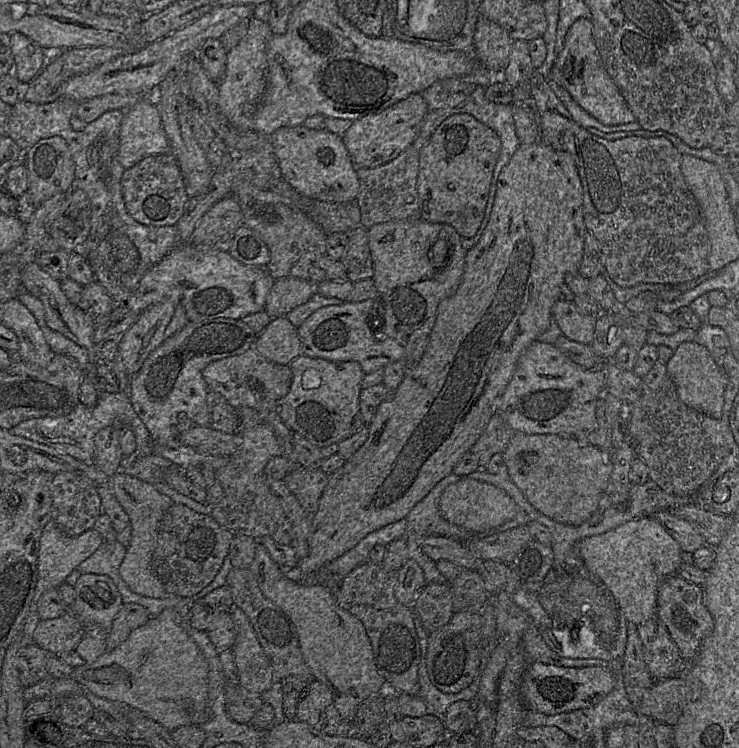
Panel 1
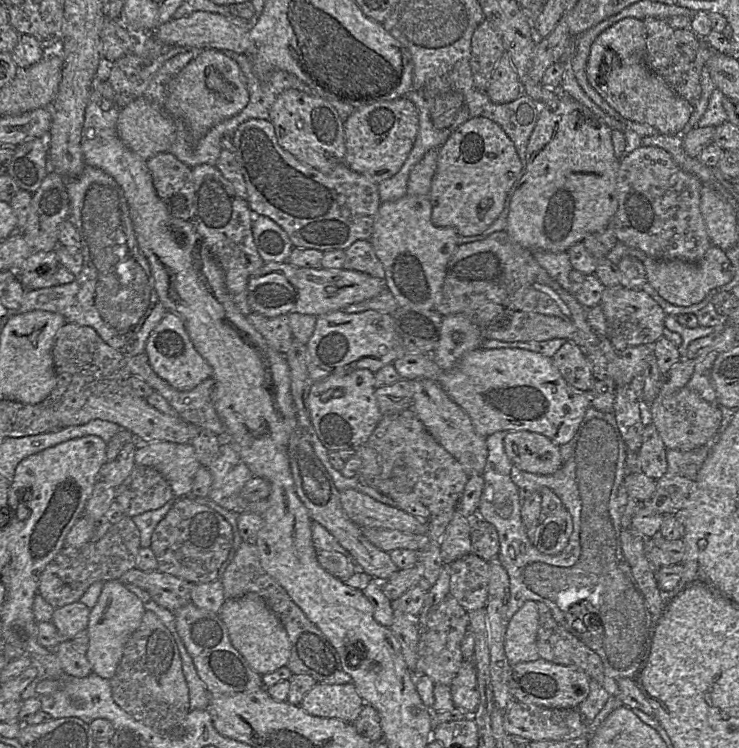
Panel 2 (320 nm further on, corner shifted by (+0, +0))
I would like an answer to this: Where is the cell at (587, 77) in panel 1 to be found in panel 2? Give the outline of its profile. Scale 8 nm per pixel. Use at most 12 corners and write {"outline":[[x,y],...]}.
{"outline":[[642,20],[590,47],[587,79],[622,117],[682,132],[694,105],[645,63]]}

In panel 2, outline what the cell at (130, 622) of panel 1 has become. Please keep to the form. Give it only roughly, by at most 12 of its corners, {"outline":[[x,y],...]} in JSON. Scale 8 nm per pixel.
{"outline":[[152,611],[109,681],[157,732],[190,711],[177,643]]}

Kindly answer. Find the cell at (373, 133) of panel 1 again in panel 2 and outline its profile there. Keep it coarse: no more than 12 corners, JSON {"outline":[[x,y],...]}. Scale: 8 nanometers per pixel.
{"outline":[[406,97],[354,110],[344,163],[378,185],[399,172],[419,118]]}

